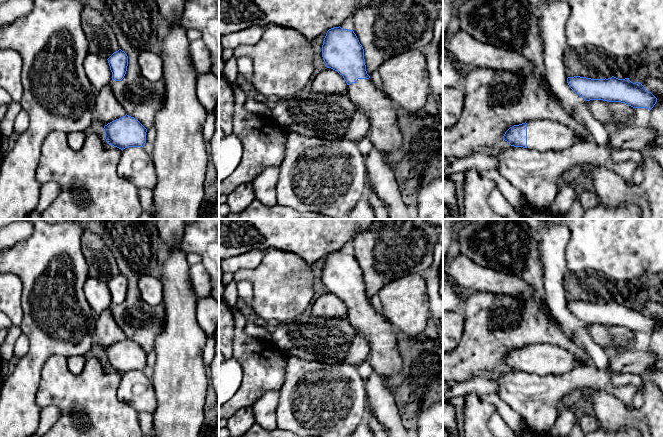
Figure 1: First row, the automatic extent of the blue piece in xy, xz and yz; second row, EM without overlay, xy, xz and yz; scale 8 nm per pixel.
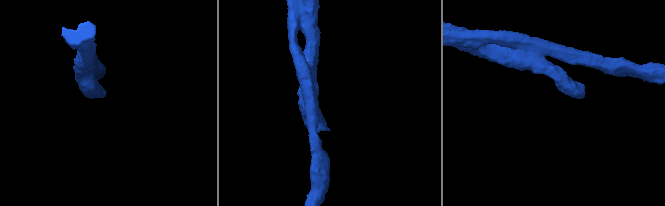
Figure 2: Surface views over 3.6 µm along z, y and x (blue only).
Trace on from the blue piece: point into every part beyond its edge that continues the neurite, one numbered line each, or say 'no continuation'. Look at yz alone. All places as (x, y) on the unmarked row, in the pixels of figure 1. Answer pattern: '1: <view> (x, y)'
1: yz (543, 359)

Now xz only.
1: xz (384, 358)

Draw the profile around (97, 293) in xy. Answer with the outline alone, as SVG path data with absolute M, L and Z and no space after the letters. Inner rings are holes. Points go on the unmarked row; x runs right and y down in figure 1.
M88 277L84 283L85 298L96 315L109 308L112 304L112 296L108 284L94 277Z

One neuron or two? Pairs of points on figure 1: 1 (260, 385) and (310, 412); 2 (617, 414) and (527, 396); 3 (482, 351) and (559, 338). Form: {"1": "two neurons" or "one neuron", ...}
{"1": "two neurons", "2": "two neurons", "3": "one neuron"}

